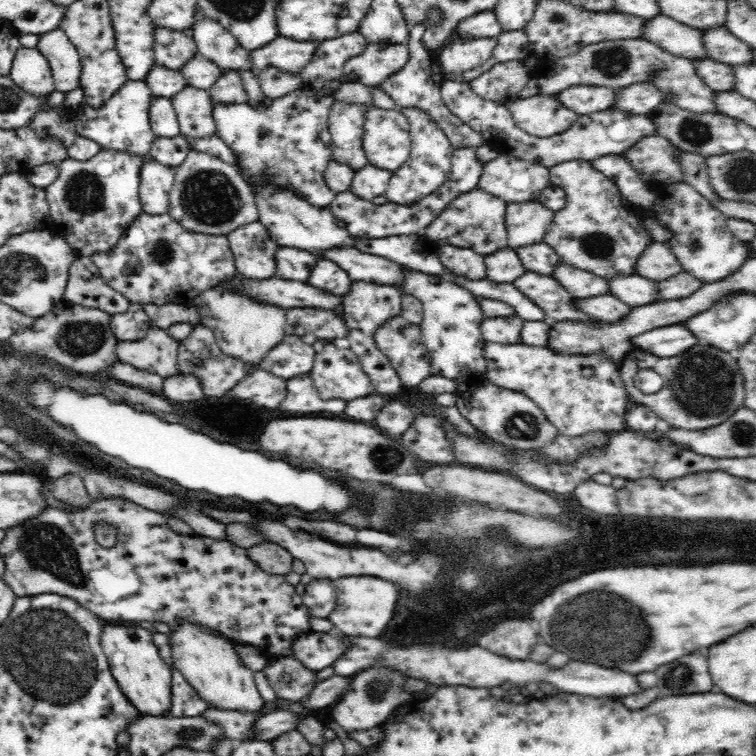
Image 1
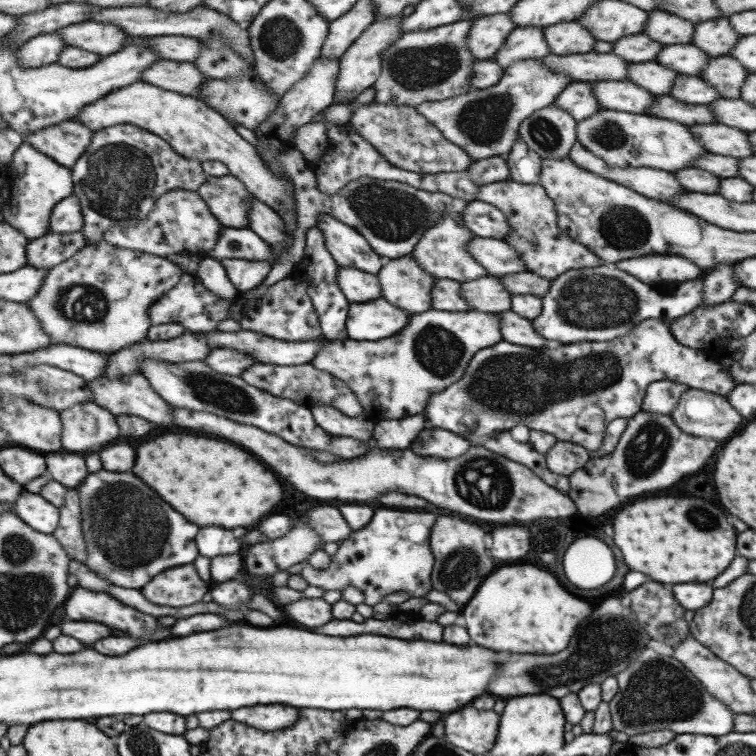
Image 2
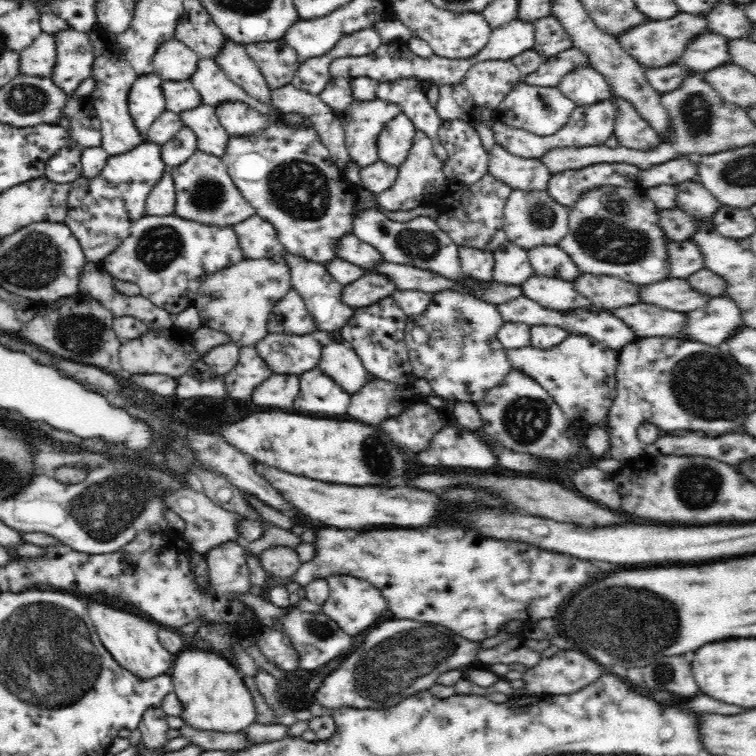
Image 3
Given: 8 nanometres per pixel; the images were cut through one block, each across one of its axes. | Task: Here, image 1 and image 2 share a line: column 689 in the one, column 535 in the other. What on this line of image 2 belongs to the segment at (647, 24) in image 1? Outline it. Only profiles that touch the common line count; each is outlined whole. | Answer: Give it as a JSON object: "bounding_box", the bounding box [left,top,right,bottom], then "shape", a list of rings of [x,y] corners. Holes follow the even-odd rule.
{"bounding_box":[494,26,550,69],"shape":[[[523,26],[510,31],[506,42],[494,56],[505,69],[518,60],[540,59],[550,54],[543,27]]]}

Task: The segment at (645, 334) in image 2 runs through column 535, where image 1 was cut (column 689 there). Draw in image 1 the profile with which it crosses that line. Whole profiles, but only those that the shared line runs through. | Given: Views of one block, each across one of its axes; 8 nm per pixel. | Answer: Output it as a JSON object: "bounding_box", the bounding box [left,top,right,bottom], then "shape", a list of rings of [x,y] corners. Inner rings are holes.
{"bounding_box":[619,342,744,430],"shape":[[[701,342],[666,358],[631,345],[619,366],[619,375],[631,404],[646,406],[673,428],[704,430],[718,426],[744,407],[744,379],[737,360],[726,351]],[[642,368],[650,368],[662,376],[663,386],[658,392],[645,394],[634,385],[634,376]]]}

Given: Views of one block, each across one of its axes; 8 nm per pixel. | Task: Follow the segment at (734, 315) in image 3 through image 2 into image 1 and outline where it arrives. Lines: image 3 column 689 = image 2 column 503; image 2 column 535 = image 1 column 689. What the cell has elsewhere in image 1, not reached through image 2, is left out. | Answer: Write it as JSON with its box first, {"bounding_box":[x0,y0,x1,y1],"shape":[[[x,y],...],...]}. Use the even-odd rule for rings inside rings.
{"bounding_box":[630,324,699,358],"shape":[[[682,324],[656,327],[630,339],[630,345],[664,358],[676,356],[699,342],[698,337]]]}

